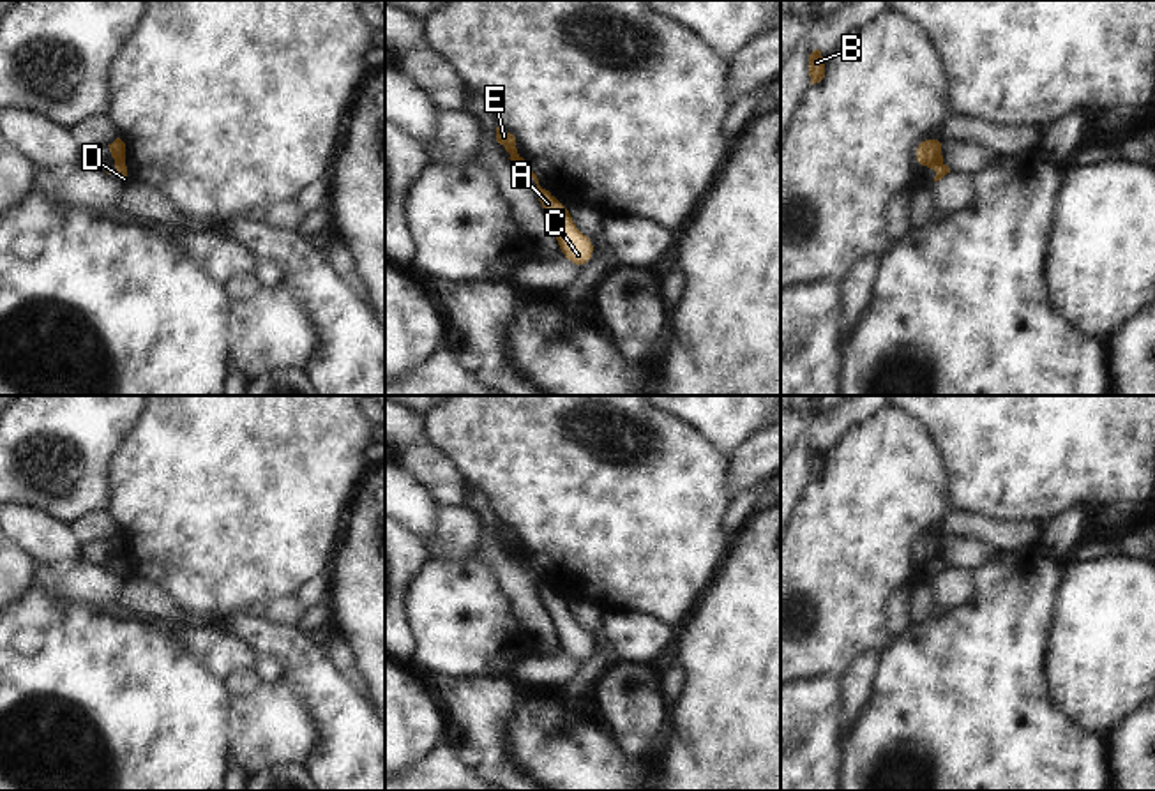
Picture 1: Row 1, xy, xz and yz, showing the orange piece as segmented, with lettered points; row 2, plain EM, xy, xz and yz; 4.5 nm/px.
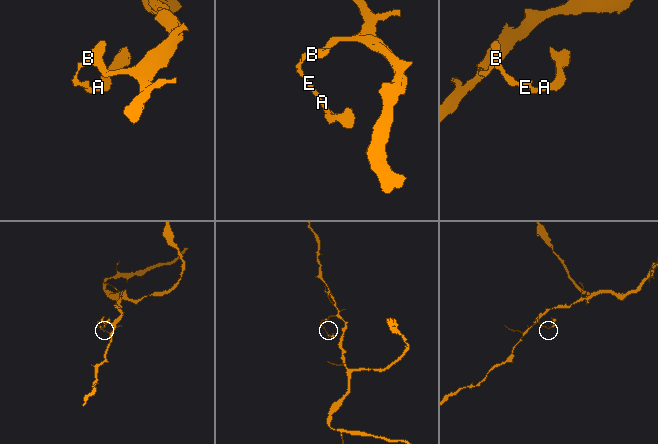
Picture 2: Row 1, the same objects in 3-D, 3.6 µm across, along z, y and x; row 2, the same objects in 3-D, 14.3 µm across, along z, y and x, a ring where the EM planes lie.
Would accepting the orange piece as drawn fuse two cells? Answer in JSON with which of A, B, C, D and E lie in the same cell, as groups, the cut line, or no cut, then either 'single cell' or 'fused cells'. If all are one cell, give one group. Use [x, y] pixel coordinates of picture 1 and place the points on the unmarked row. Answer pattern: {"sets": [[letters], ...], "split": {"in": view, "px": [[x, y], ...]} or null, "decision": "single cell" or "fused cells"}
{"sets": [["A", "C", "D"], ["B", "E"]], "split": {"in": "yz", "px": [[940, 553], [929, 560]]}, "decision": "fused cells"}

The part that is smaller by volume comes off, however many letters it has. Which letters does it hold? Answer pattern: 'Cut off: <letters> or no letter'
Cut off: A, C, D.

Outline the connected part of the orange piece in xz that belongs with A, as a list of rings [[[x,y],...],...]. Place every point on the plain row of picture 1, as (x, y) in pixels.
[[[519,547],[510,549],[510,558],[526,567],[537,579],[537,591],[547,611],[553,629],[563,650],[572,660],[583,664],[593,652],[595,641],[590,632],[583,630],[570,614],[570,602],[563,602],[549,586],[539,581],[537,570],[528,563]]]

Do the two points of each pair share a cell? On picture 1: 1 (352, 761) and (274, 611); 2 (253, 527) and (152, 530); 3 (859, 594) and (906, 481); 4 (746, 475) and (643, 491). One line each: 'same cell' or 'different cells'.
1: different cells
2: same cell
3: same cell
4: different cells

